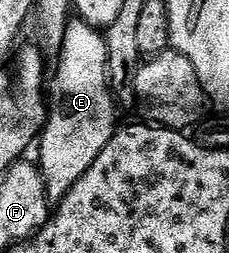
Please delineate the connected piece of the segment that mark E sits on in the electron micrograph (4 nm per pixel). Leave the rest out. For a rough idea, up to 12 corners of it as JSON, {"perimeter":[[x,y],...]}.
{"perimeter":[[65,30],[37,141],[65,199],[115,136],[107,38]]}

